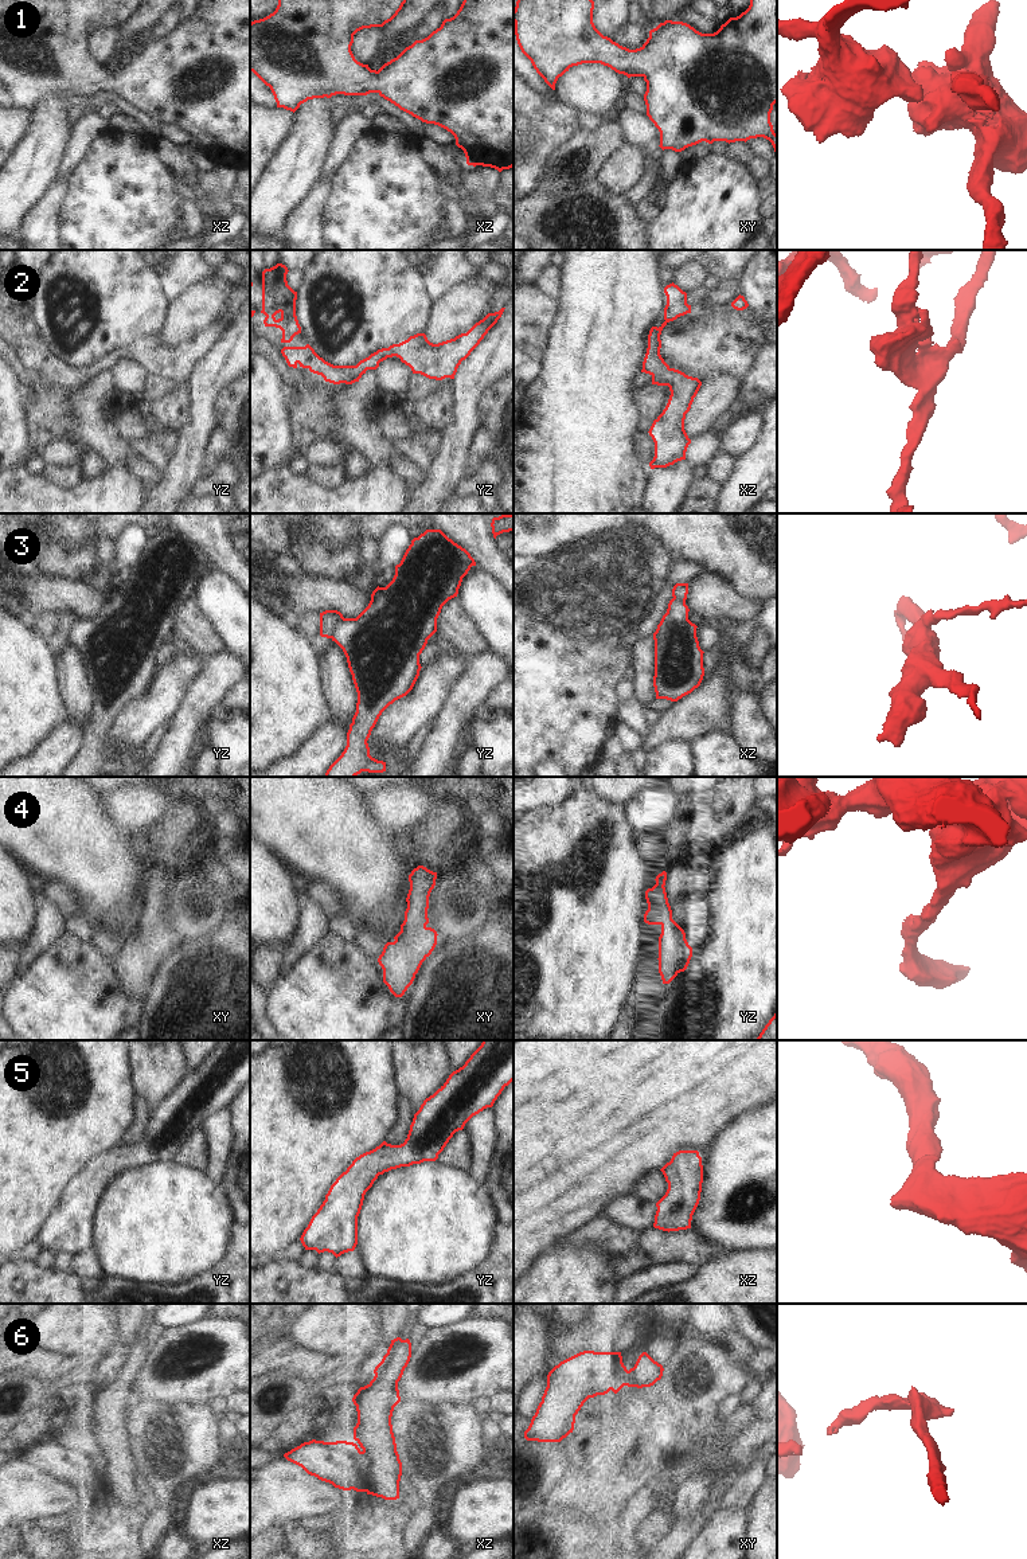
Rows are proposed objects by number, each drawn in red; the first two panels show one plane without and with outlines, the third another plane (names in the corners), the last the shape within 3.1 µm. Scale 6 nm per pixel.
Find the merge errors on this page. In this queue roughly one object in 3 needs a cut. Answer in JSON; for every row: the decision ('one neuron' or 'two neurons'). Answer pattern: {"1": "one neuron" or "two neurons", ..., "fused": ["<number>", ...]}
{"1": "one neuron", "2": "one neuron", "3": "two neurons", "4": "one neuron", "5": "one neuron", "6": "two neurons", "fused": ["3", "6"]}

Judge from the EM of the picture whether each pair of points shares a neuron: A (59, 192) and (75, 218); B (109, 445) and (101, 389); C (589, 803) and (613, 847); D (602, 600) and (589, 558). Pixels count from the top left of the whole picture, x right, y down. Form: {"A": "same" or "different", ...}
{"A": "different", "B": "same", "C": "same", "D": "same"}

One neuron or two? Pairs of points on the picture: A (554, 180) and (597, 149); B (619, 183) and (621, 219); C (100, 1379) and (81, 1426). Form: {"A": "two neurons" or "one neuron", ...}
{"A": "one neuron", "B": "two neurons", "C": "one neuron"}

